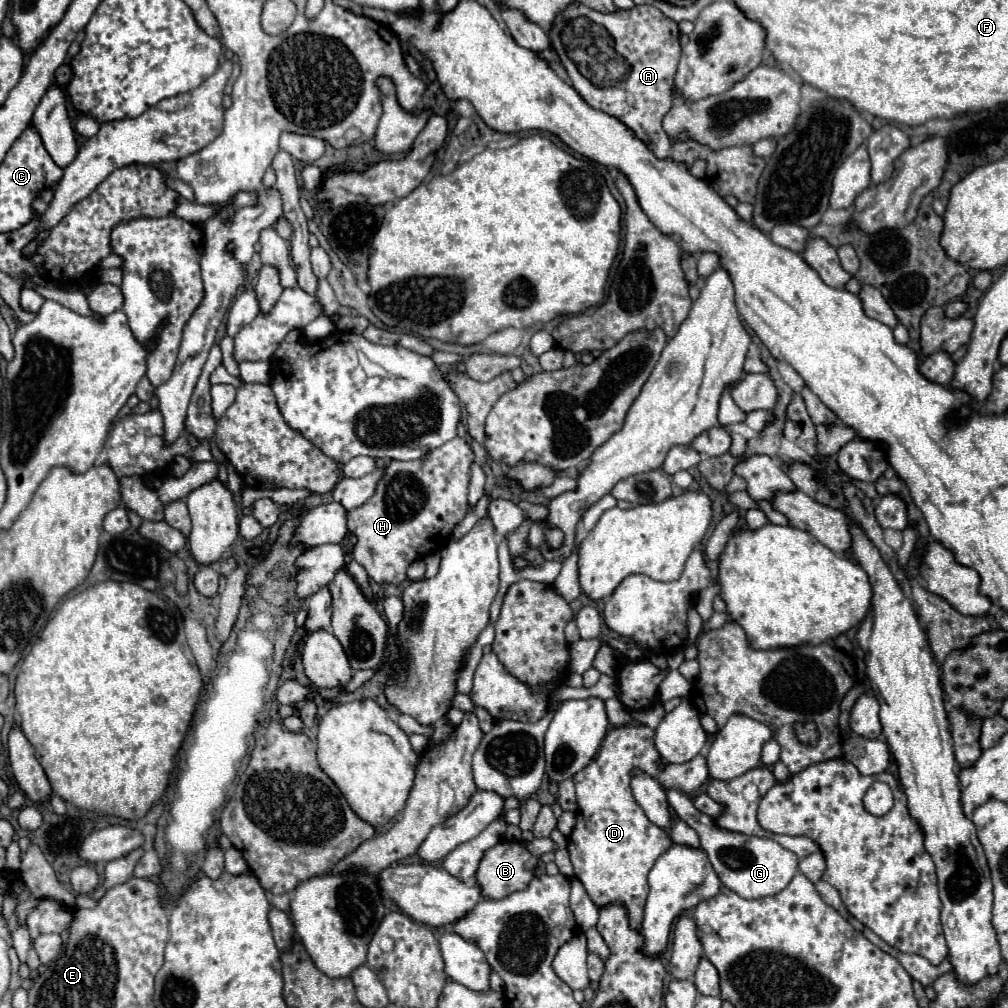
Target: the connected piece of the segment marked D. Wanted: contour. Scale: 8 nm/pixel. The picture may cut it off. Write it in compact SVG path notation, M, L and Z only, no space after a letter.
M626 724L612 728L594 760L574 776L578 810L576 826L568 836L568 852L574 866L574 876L584 884L590 900L604 908L608 904L622 904L628 912L630 928L638 930L644 920L644 904L648 898L646 876L658 856L672 844L666 830L656 828L640 804L632 796L632 770L640 768L660 782L662 788L672 788L682 794L698 790L708 780L704 756L694 756L688 764L664 764L656 746L652 744L654 730L642 724Z

